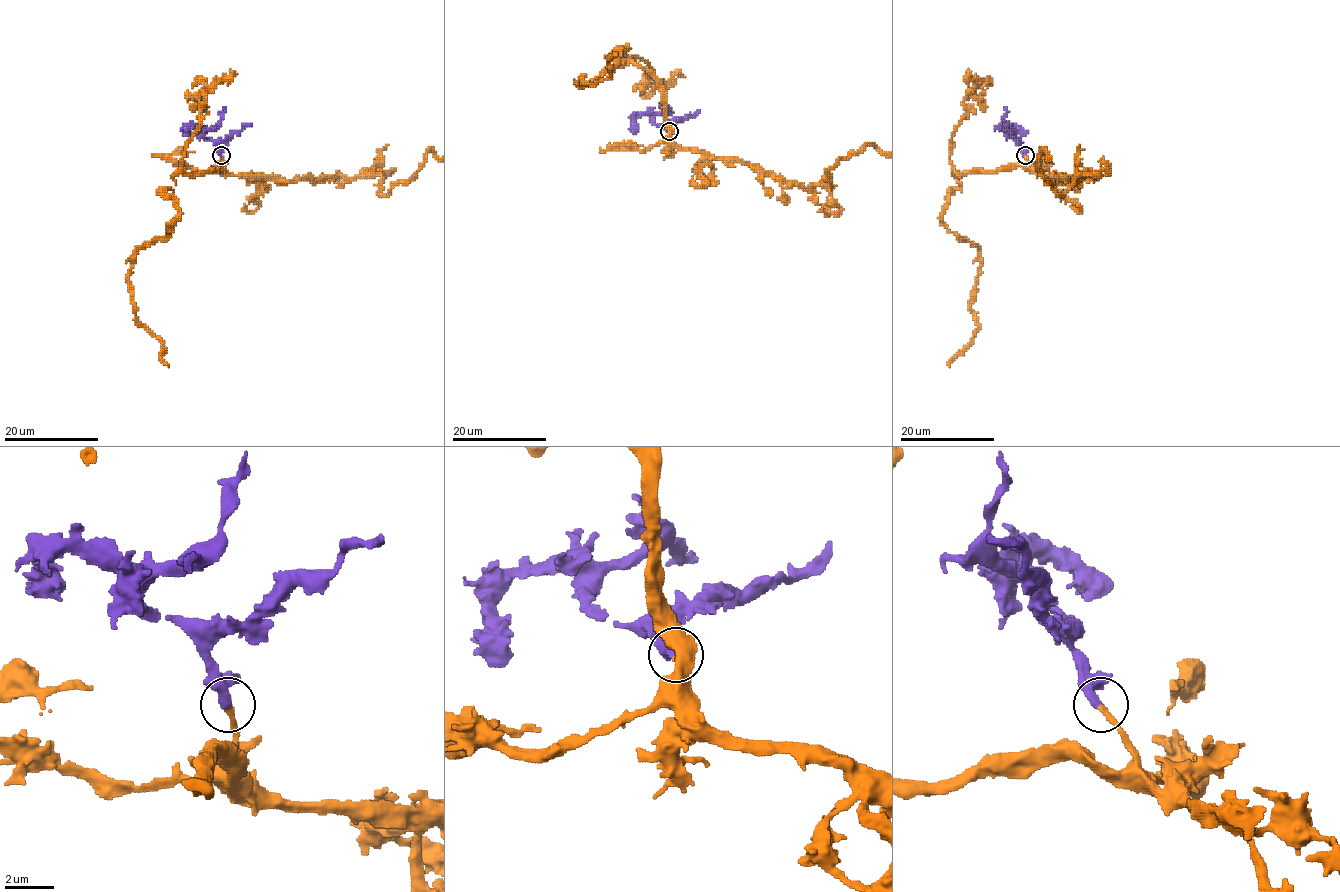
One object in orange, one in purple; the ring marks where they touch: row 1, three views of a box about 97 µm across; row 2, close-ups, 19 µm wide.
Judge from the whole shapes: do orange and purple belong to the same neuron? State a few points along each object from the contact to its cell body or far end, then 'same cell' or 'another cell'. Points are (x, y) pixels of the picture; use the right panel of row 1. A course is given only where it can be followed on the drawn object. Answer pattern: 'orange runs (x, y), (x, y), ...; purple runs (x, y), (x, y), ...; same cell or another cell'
purple runs (1024, 156), (1017, 138), (1003, 123), (1006, 106); same cell

